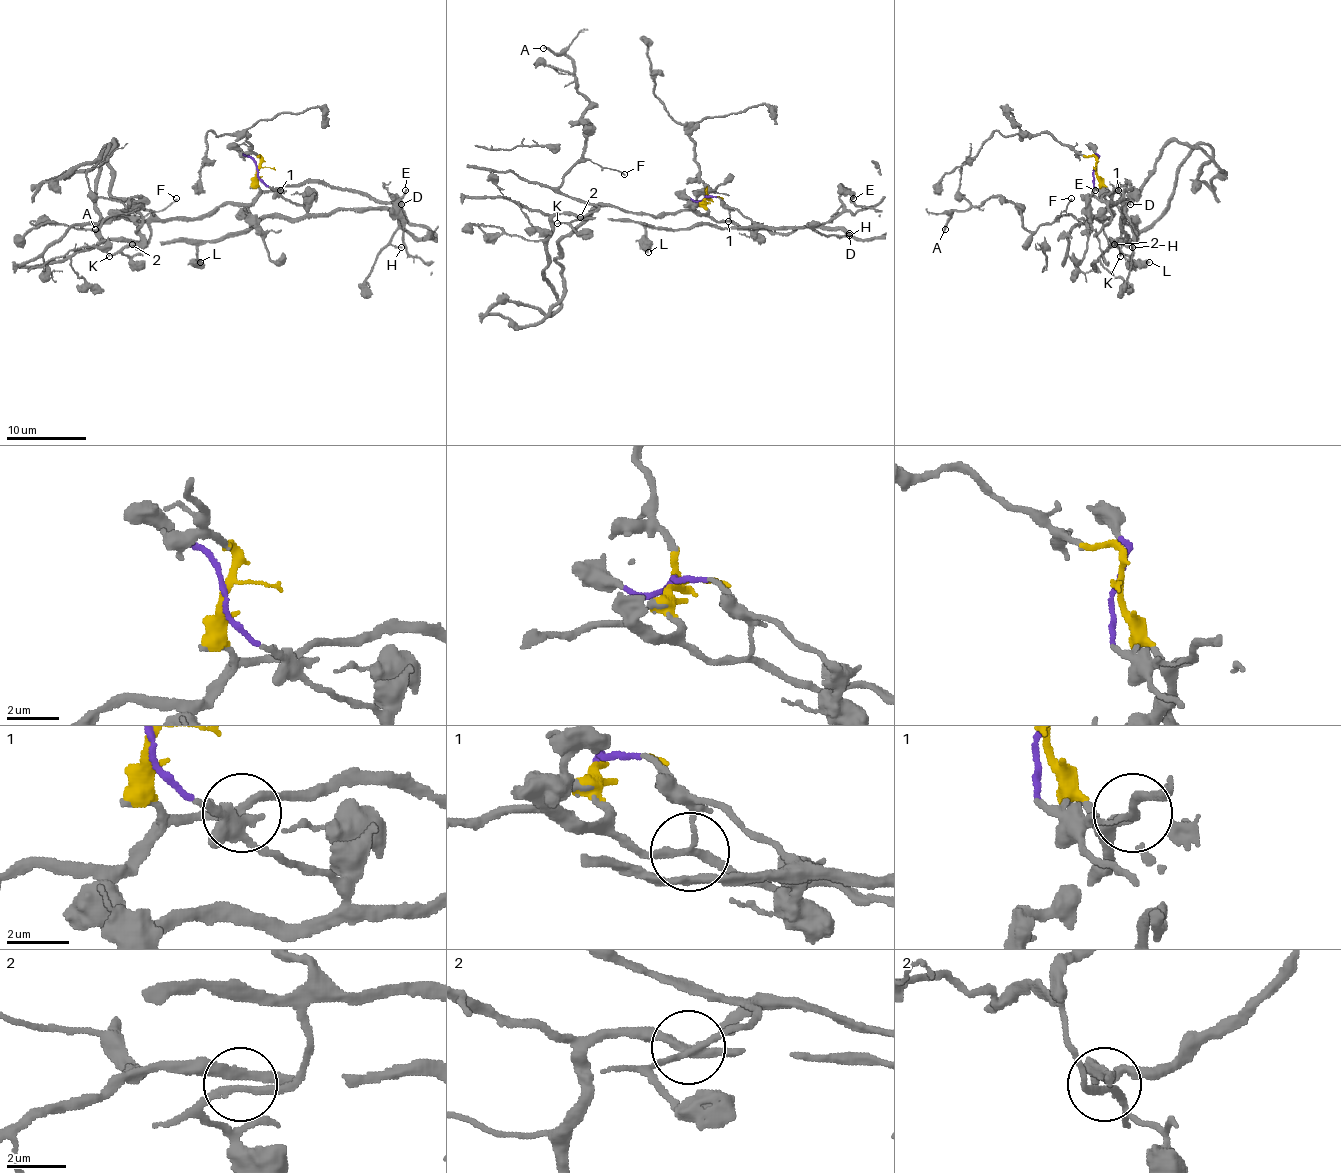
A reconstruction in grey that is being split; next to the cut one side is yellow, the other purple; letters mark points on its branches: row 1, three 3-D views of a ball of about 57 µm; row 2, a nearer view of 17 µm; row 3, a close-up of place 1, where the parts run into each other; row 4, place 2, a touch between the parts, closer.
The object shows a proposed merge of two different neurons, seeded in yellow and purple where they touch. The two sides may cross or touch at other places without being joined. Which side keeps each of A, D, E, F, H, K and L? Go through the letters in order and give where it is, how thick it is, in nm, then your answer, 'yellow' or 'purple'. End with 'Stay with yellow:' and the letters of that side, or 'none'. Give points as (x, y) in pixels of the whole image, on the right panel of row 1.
A: (945, 229) | 220 nm | yellow
D: (1130, 204) | 120 nm | purple
E: (1095, 190) | 180 nm | yellow
F: (1071, 198) | 110 nm | yellow
H: (1132, 247) | 130 nm | purple
K: (1120, 256) | 150 nm | yellow
L: (1149, 262) | 550 nm | purple
Stay with yellow: A, E, F, K

